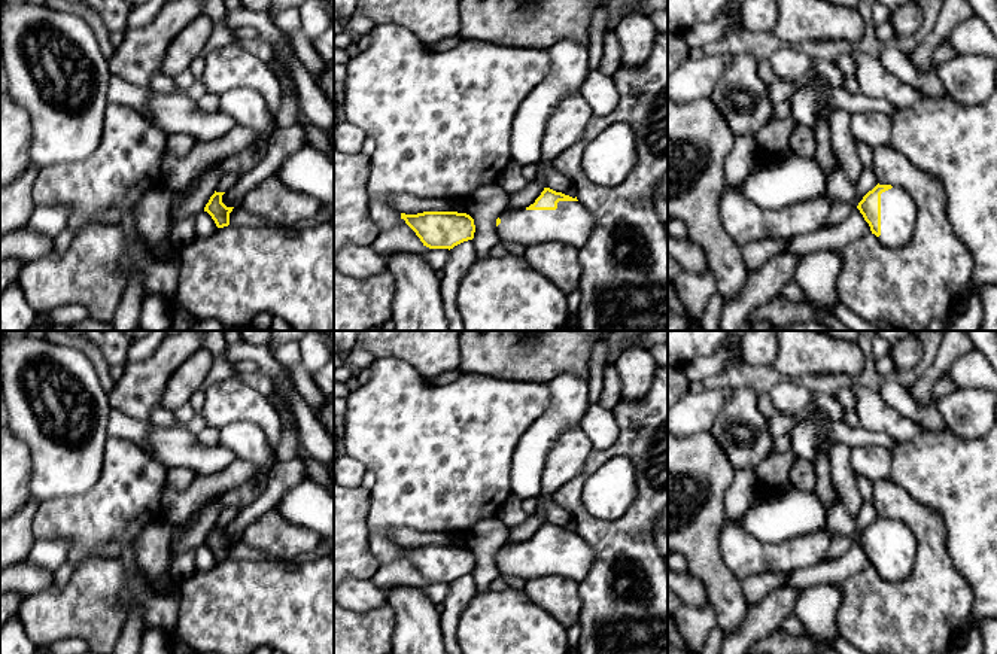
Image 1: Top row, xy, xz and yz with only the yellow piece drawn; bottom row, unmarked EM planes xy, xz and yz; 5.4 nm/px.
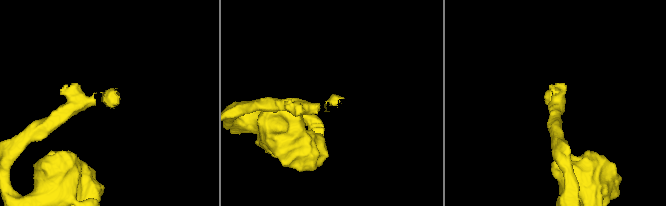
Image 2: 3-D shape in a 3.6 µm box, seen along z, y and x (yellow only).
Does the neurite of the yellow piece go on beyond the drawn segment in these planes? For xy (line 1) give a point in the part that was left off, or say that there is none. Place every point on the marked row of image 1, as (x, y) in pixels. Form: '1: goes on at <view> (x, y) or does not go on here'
1: does not go on here

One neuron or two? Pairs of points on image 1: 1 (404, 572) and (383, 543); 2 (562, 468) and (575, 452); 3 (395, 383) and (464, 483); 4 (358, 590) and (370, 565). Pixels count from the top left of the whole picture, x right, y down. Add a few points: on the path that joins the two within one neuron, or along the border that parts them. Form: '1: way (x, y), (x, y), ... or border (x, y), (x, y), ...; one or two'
1: border (404, 554), (382, 565); two
2: way (564, 464), (571, 456); one
3: way (398, 408), (447, 458); one
4: border (349, 578), (370, 580); two

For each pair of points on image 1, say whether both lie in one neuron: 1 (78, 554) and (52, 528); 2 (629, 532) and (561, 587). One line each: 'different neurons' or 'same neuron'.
1: same neuron
2: different neurons

